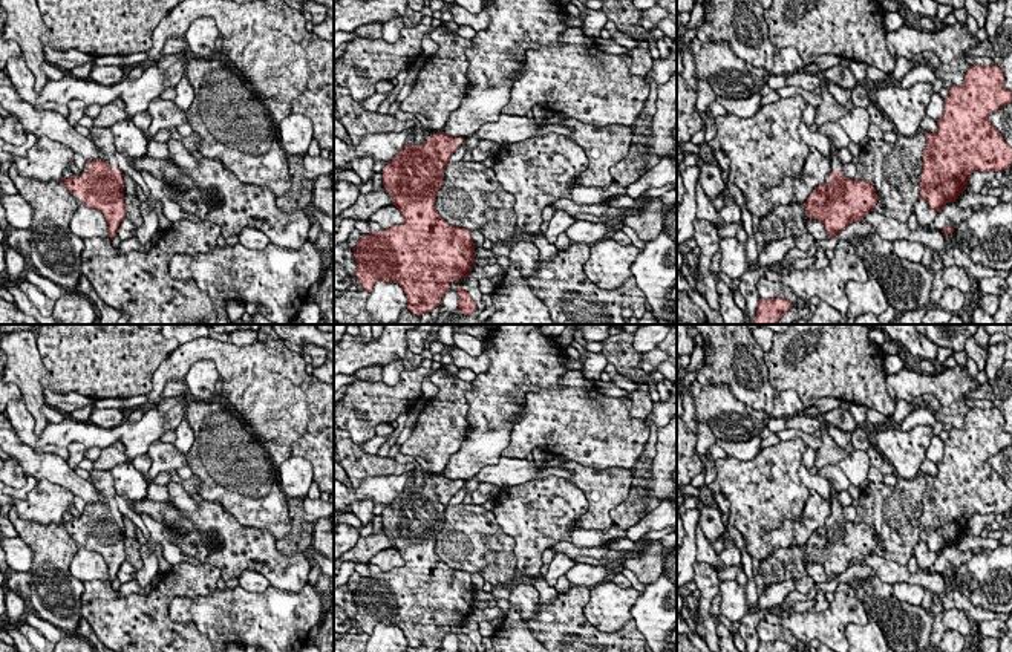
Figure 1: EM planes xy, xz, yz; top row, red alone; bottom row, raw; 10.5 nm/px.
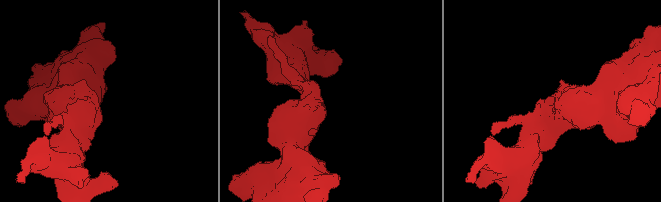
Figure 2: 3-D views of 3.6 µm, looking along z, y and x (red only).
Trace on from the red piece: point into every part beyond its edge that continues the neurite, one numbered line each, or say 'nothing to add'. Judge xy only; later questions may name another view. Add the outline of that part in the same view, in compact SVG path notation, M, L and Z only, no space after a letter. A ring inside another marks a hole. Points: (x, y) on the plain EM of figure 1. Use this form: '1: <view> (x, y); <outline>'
1: xy (101, 479); M92 468L89 473L90 473L90 482L96 487L96 490L100 490L104 494L112 513L116 513L118 510L118 504L115 499L116 490L110 471Z

